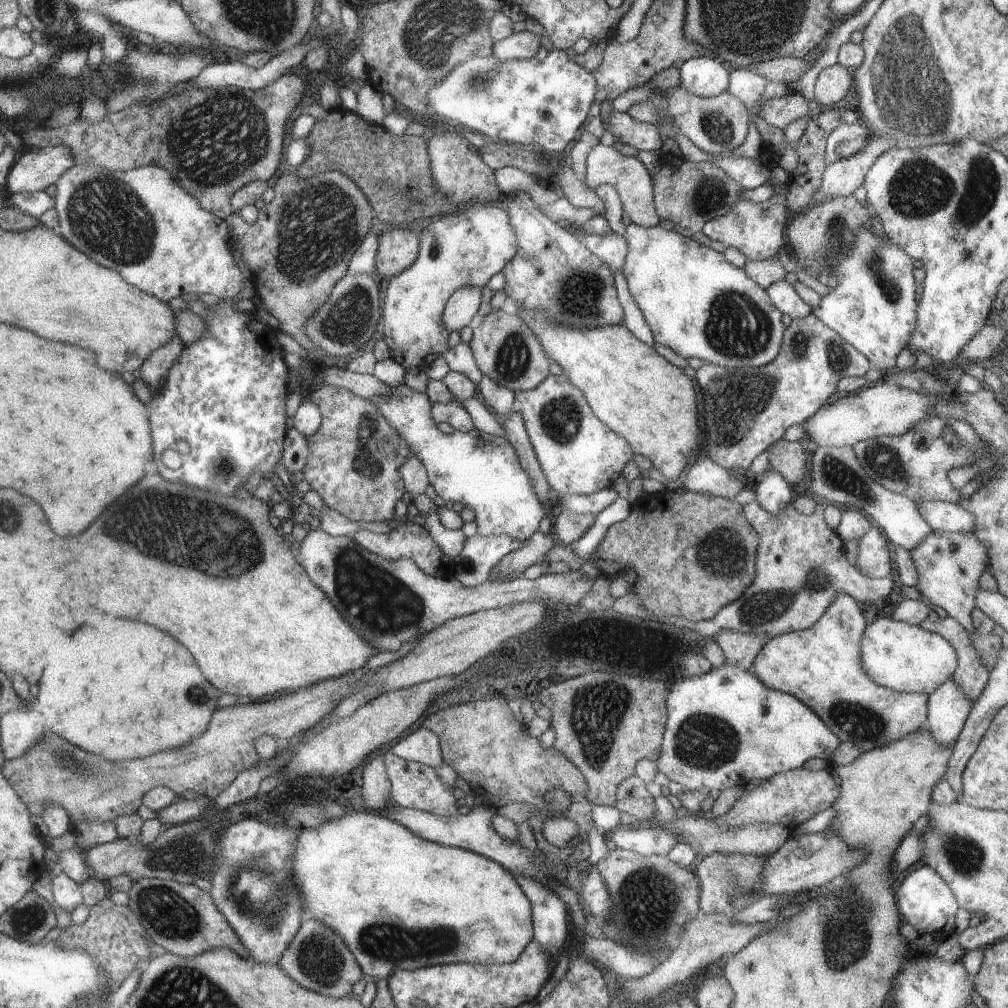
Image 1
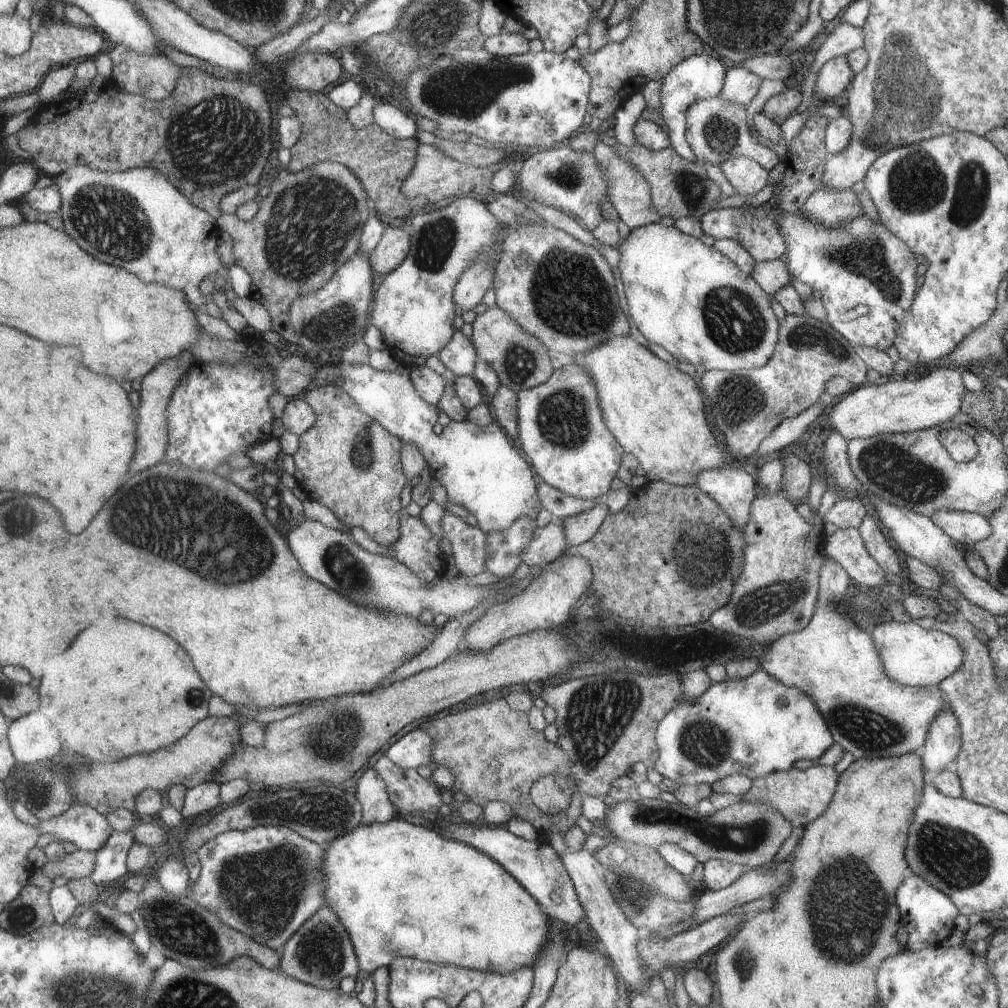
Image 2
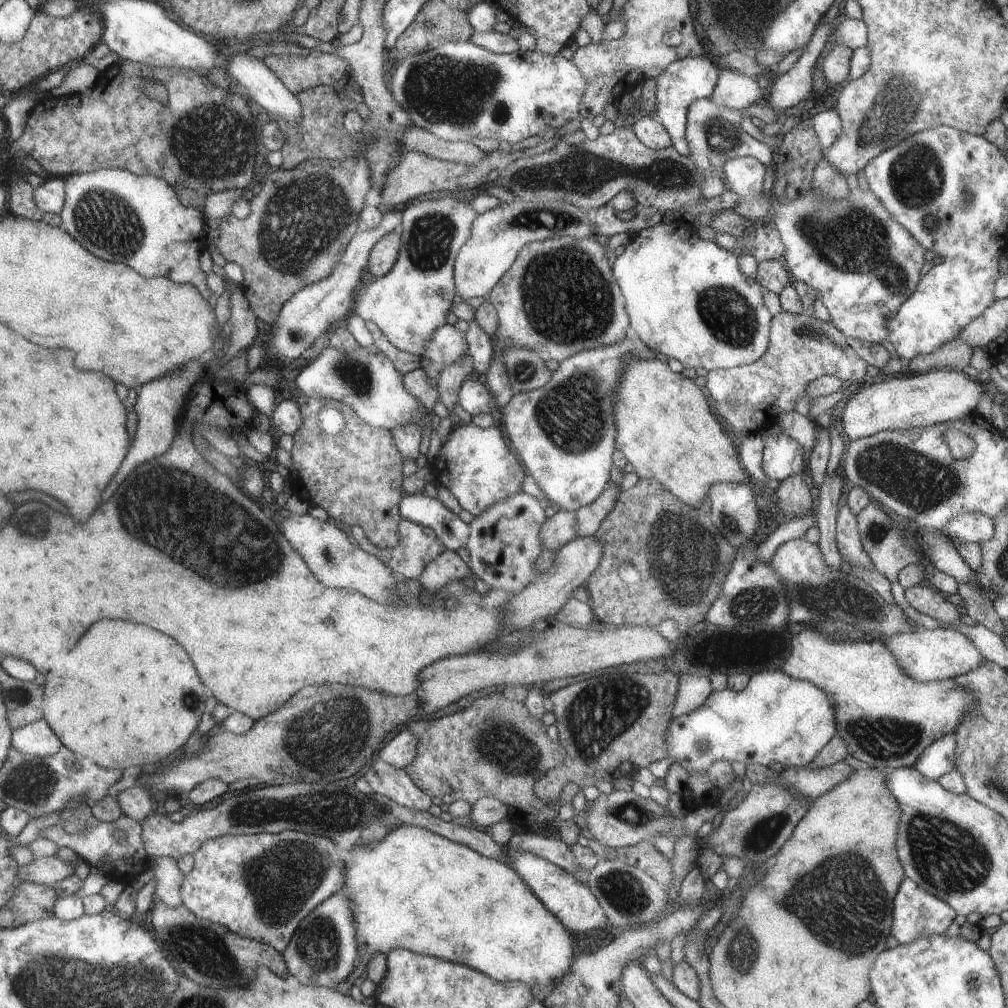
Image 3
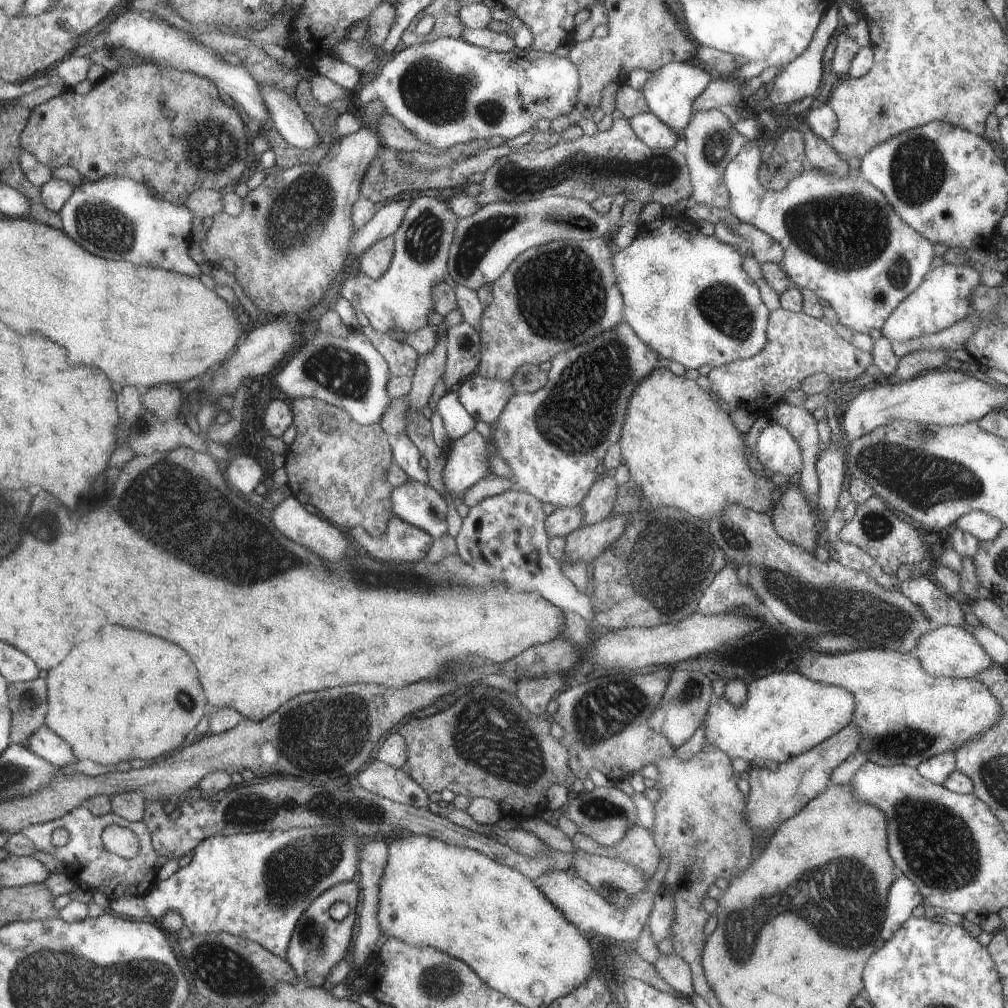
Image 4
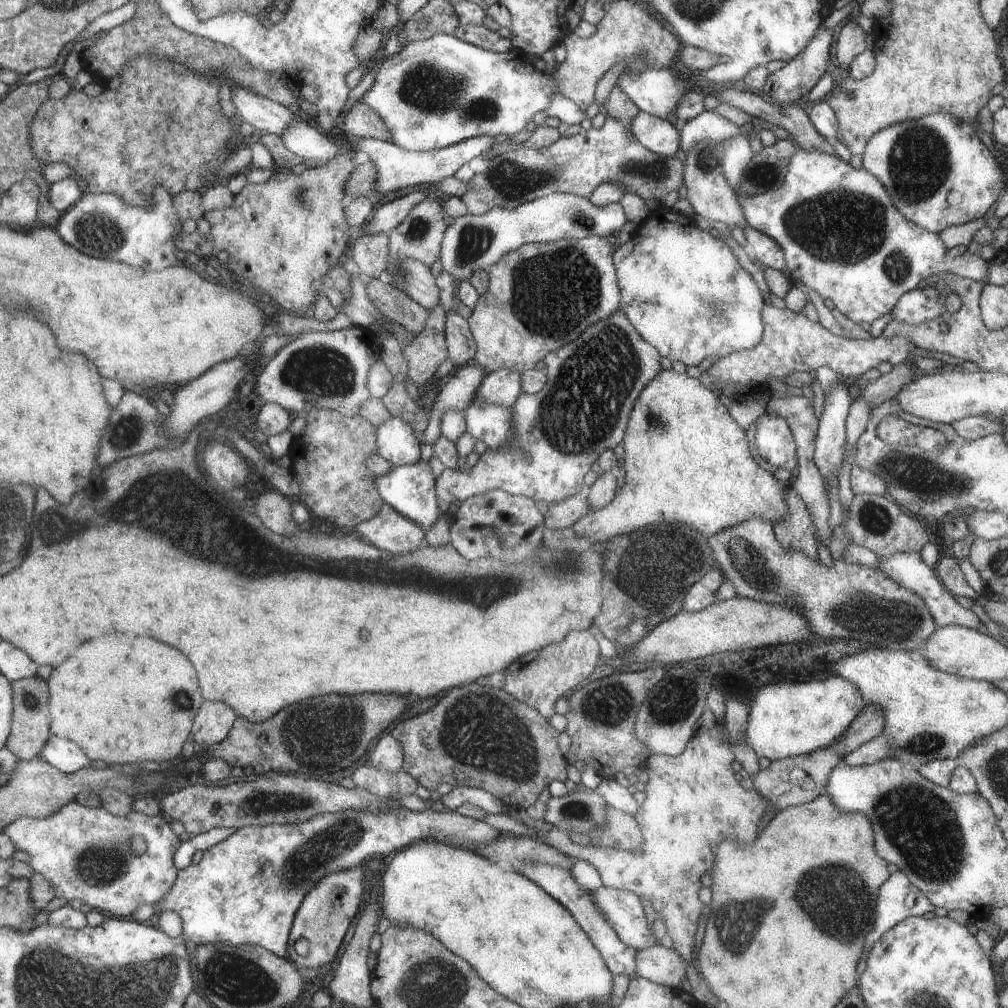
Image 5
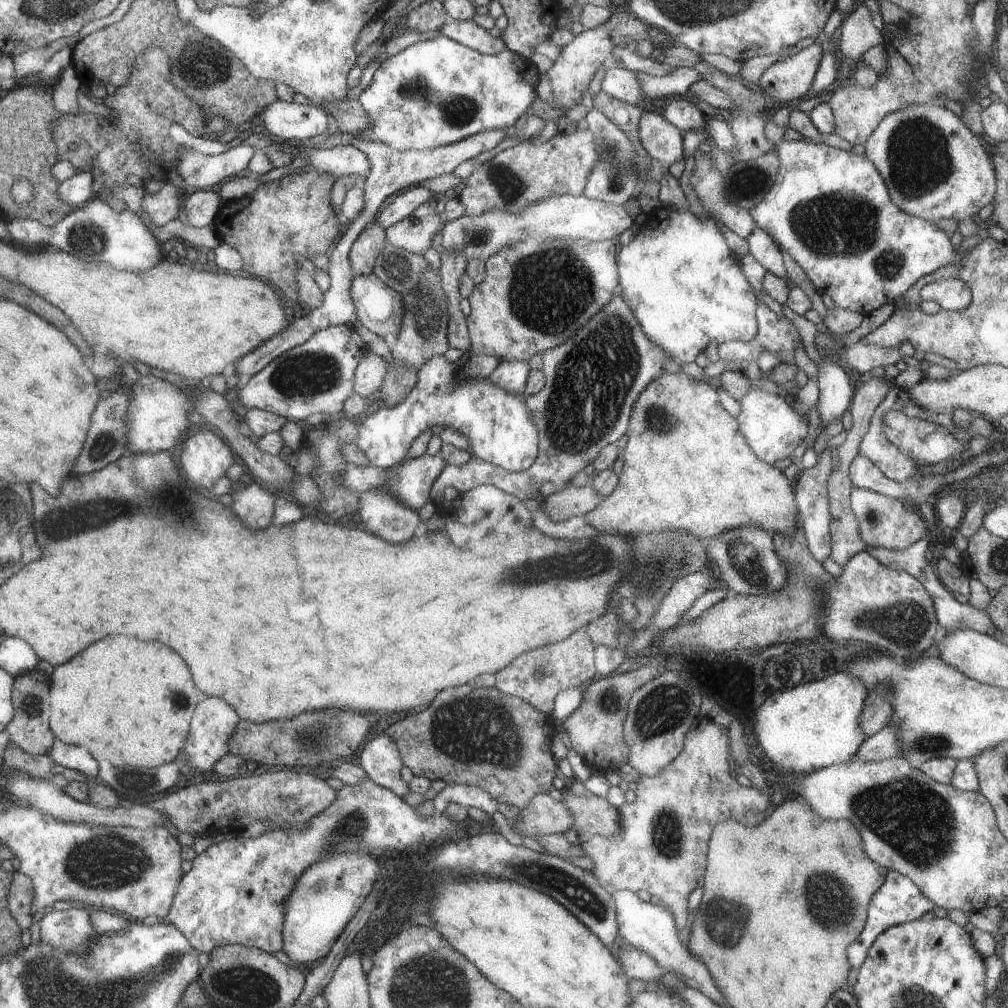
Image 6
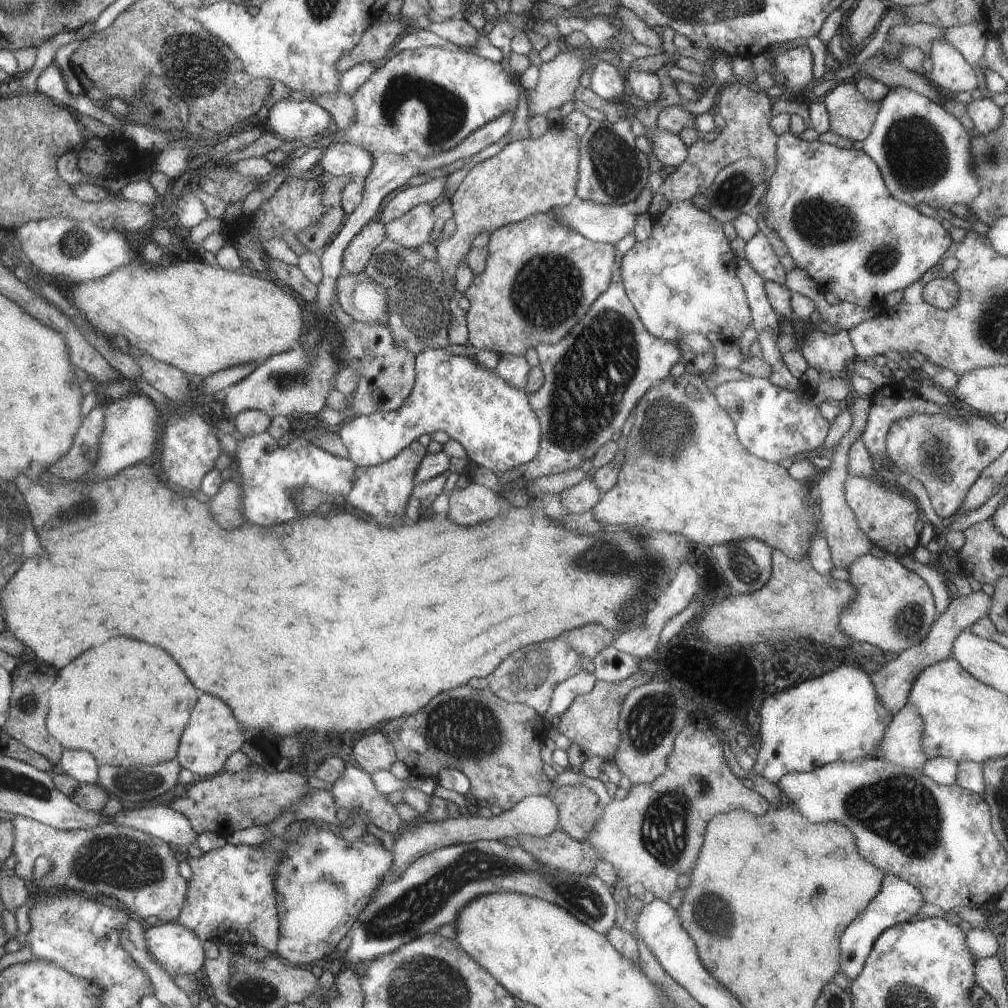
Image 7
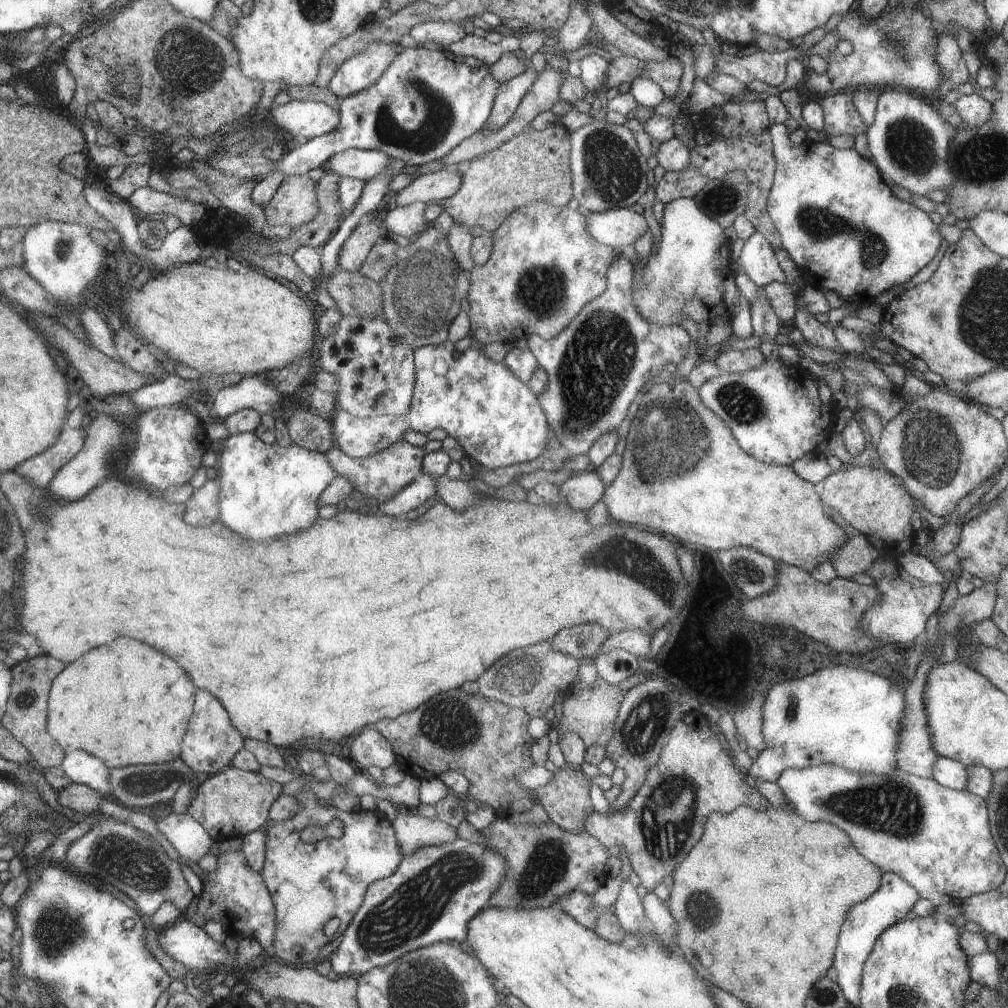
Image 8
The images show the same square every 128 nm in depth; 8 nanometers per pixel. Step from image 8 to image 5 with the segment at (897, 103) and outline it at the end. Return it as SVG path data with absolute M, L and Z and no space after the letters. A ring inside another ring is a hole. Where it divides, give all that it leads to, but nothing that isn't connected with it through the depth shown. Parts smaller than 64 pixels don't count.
M944 113L929 114L918 120L910 119L883 128L868 142L862 155L862 166L887 187L892 202L904 218L932 231L932 234L940 234L950 226L964 225L984 217L1007 189L1005 172L976 134L975 126Z

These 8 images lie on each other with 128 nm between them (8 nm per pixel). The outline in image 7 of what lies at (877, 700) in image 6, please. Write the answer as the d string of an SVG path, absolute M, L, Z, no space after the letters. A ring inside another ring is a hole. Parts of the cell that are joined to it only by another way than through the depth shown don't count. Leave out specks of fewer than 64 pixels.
M982 590L951 599L947 610L937 617L936 622L930 627L928 636L920 644L903 650L897 658L888 661L888 664L884 664L876 674L872 674L880 702L884 703L884 708L888 708L888 712L892 712L892 717L906 706L908 692L912 690L912 684L920 672L932 664L952 657L953 642L958 635L969 631L976 620L988 615L991 604L991 596Z

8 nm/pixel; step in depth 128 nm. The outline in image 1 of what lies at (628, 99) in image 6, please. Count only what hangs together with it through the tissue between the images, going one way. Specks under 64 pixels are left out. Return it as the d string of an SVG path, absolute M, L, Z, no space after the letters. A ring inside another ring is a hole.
M712 57L690 58L680 66L679 70L679 86L696 96L716 96L728 90L730 86L728 68Z

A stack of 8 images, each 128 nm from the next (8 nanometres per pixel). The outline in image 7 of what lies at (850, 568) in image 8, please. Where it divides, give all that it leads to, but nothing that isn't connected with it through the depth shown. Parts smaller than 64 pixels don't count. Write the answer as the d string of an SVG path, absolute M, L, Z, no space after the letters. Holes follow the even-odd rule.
M854 394L849 403L849 413L852 415L852 426L850 430L841 438L837 447L834 448L831 459L831 465L821 471L814 482L814 487L817 489L818 499L820 500L820 510L822 516L822 524L824 525L824 537L828 546L831 549L831 557L834 559L836 568L848 568L854 560L870 553L873 546L872 541L862 532L856 517L848 502L846 502L844 494L844 482L848 478L848 459L850 447L855 440L861 438L864 429L868 422L868 412L872 406L871 396L859 396Z

